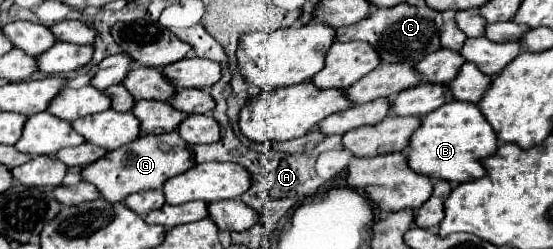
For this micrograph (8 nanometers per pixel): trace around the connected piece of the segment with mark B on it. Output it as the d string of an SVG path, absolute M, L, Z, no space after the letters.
M455 100L433 110L433 114L421 118L421 126L413 132L413 138L409 140L407 162L409 168L421 176L461 184L467 180L481 178L485 174L479 160L493 154L495 148L497 148L495 132L481 114L479 106Z

